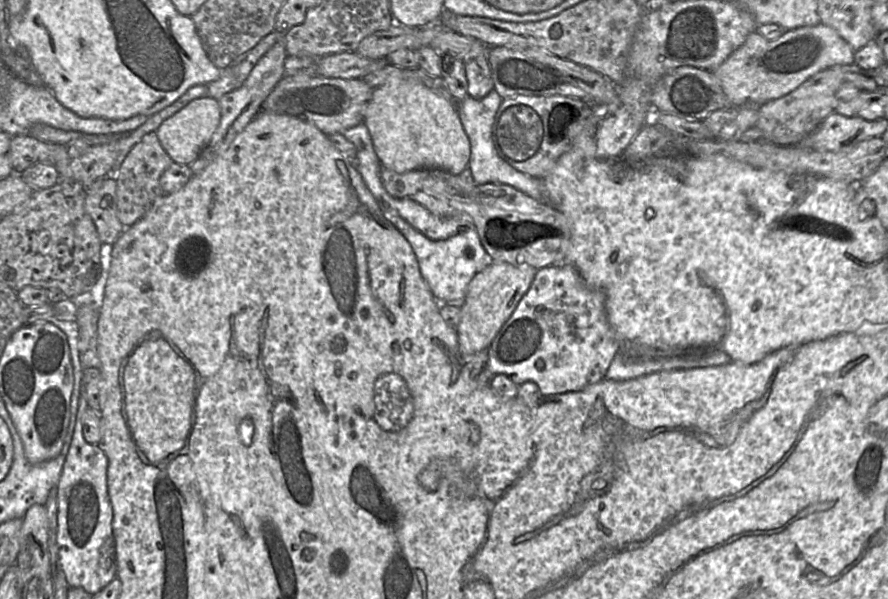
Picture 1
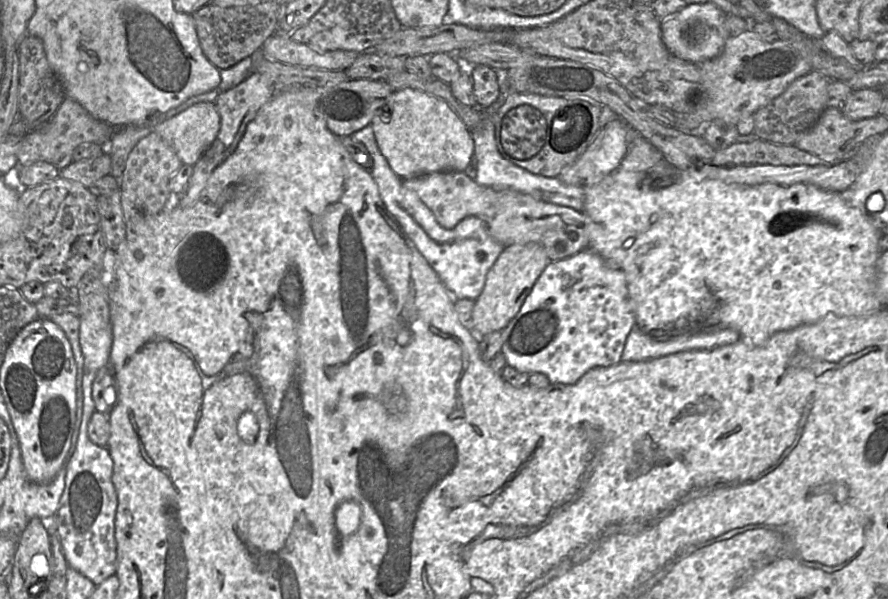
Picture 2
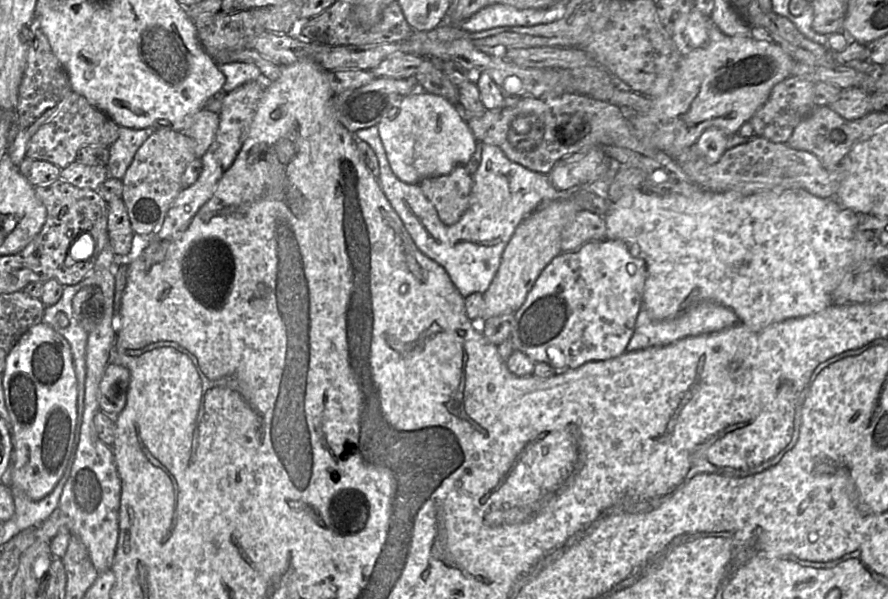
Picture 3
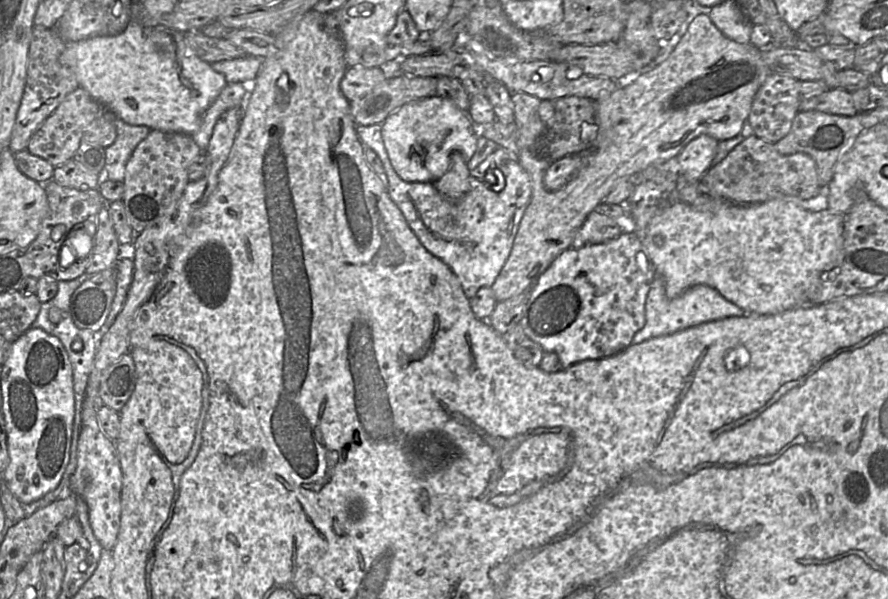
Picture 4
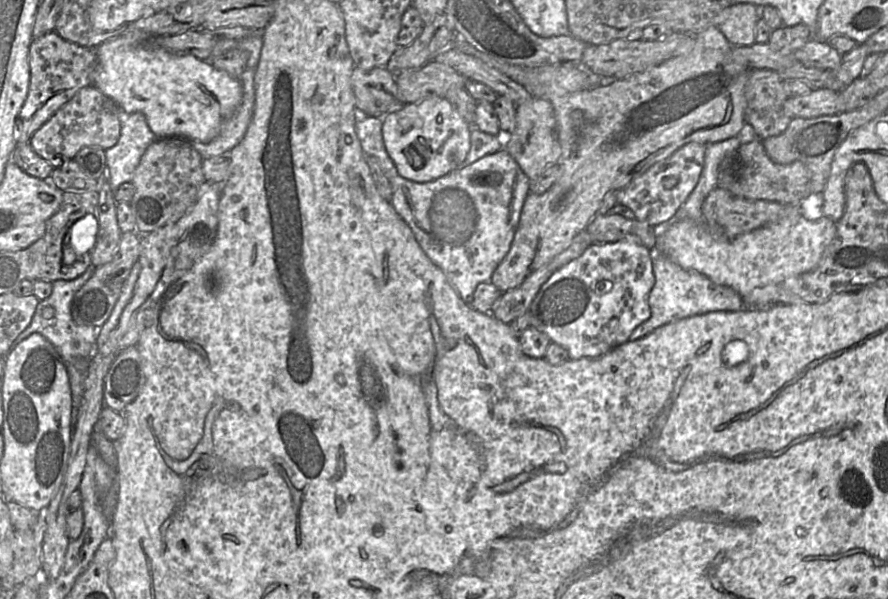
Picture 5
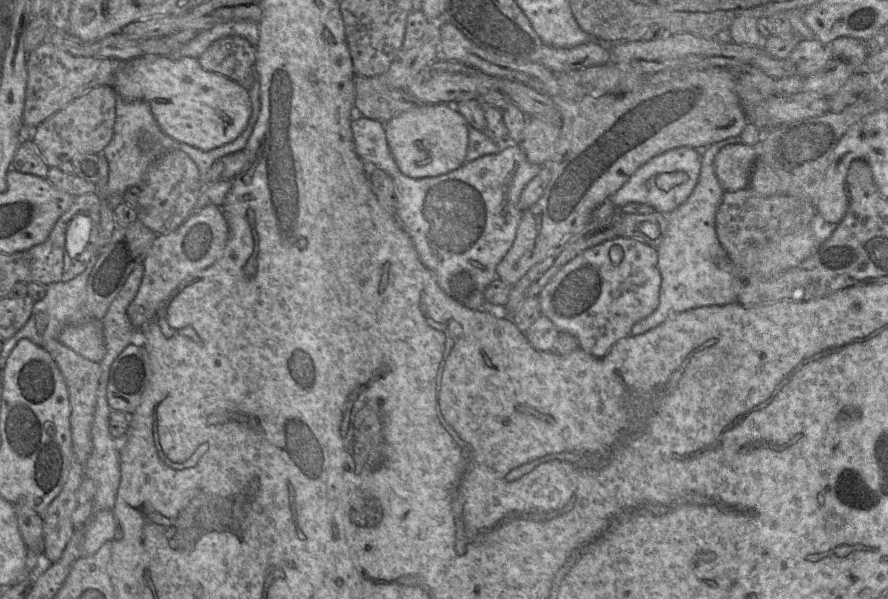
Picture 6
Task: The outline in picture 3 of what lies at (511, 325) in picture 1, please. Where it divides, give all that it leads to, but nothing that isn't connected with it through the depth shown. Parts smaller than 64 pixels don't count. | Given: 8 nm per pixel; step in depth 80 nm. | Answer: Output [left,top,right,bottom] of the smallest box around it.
[509,240,645,373]

